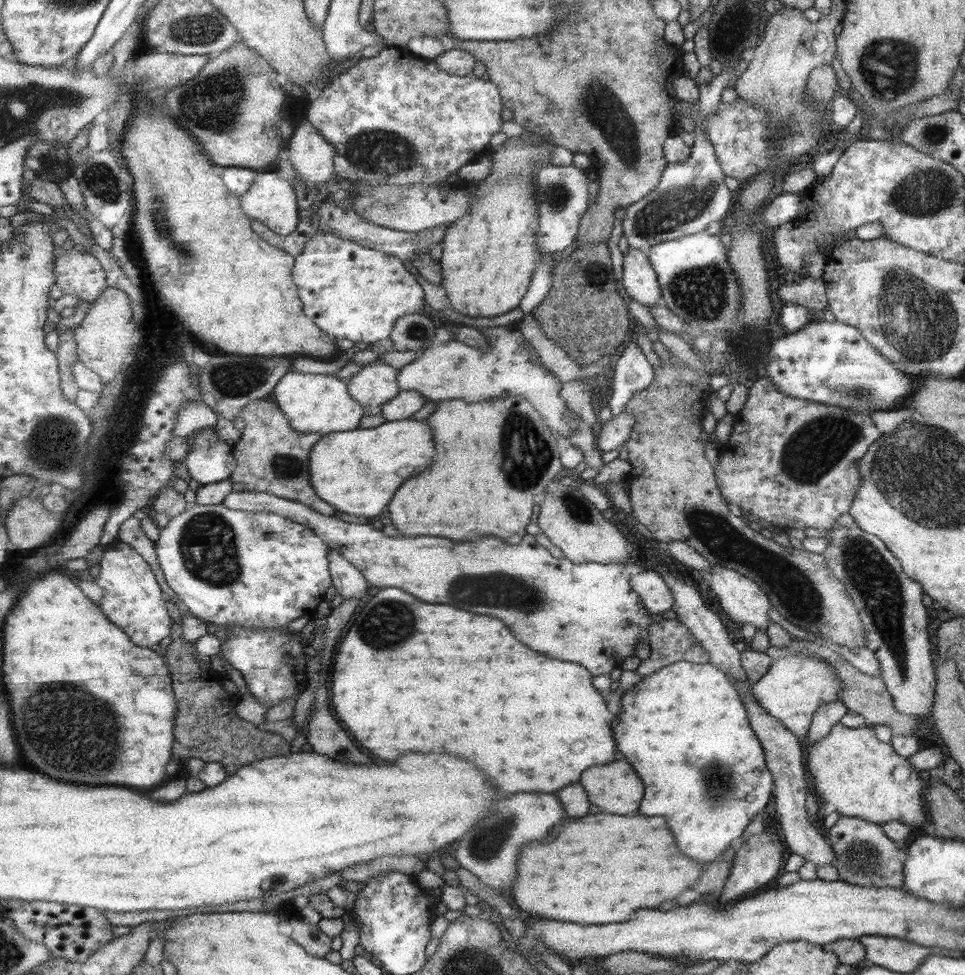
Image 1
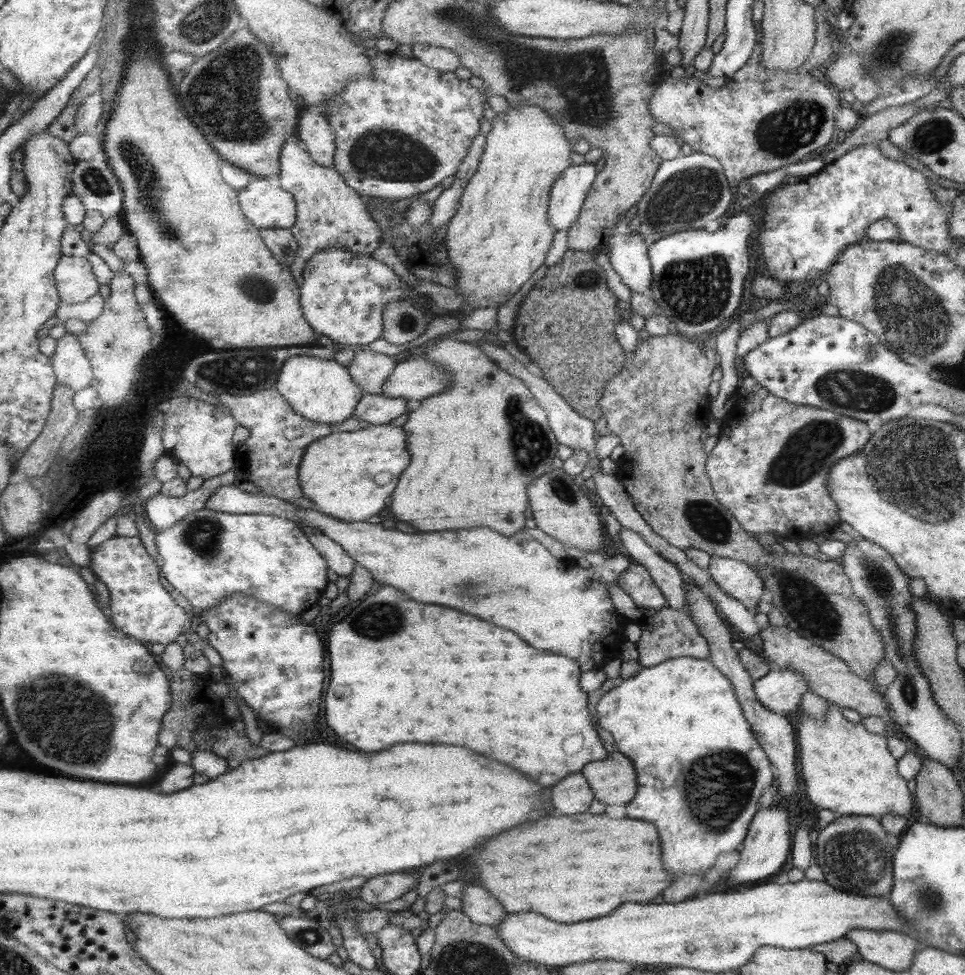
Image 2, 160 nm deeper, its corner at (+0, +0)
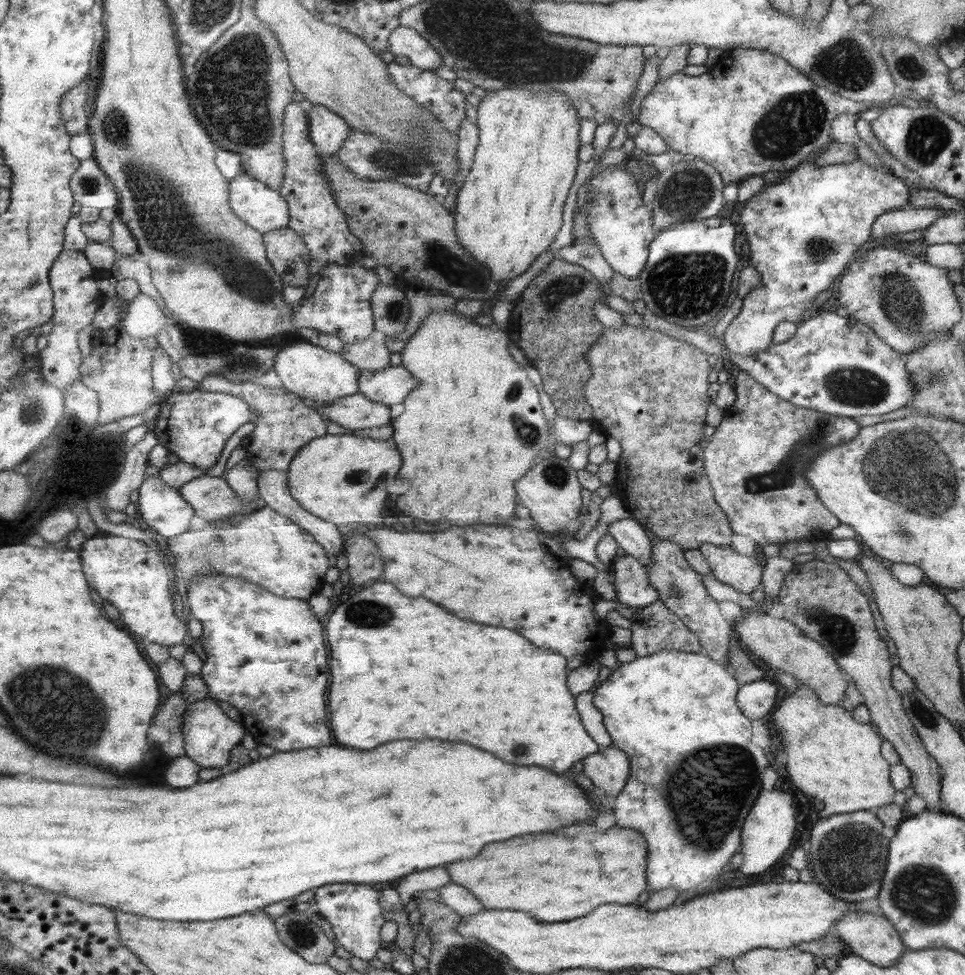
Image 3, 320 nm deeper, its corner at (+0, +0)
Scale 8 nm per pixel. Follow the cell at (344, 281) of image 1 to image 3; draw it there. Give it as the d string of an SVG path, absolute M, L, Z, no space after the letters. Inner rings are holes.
M332 264L323 270L320 276L314 293L296 305L291 330L313 329L317 332L339 336L343 343L367 340L376 331L372 296L381 284L374 269L365 266Z

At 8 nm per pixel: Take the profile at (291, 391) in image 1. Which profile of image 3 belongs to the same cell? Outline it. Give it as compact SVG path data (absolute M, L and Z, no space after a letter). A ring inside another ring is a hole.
M309 341L289 342L282 347L283 350L277 354L275 360L275 371L282 381L282 387L288 392L313 404L315 408L359 393L362 370L347 362L341 354L319 348Z

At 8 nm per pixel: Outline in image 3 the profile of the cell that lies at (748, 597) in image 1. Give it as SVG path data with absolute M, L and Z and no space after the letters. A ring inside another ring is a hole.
M703 543L698 549L719 582L745 594L760 586L762 568L754 558L737 553L732 546Z

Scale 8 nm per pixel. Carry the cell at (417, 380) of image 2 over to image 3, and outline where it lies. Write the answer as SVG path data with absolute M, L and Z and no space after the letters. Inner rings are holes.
M402 365L378 371L363 369L359 382L359 393L387 406L404 404L415 388L419 388L419 380Z

